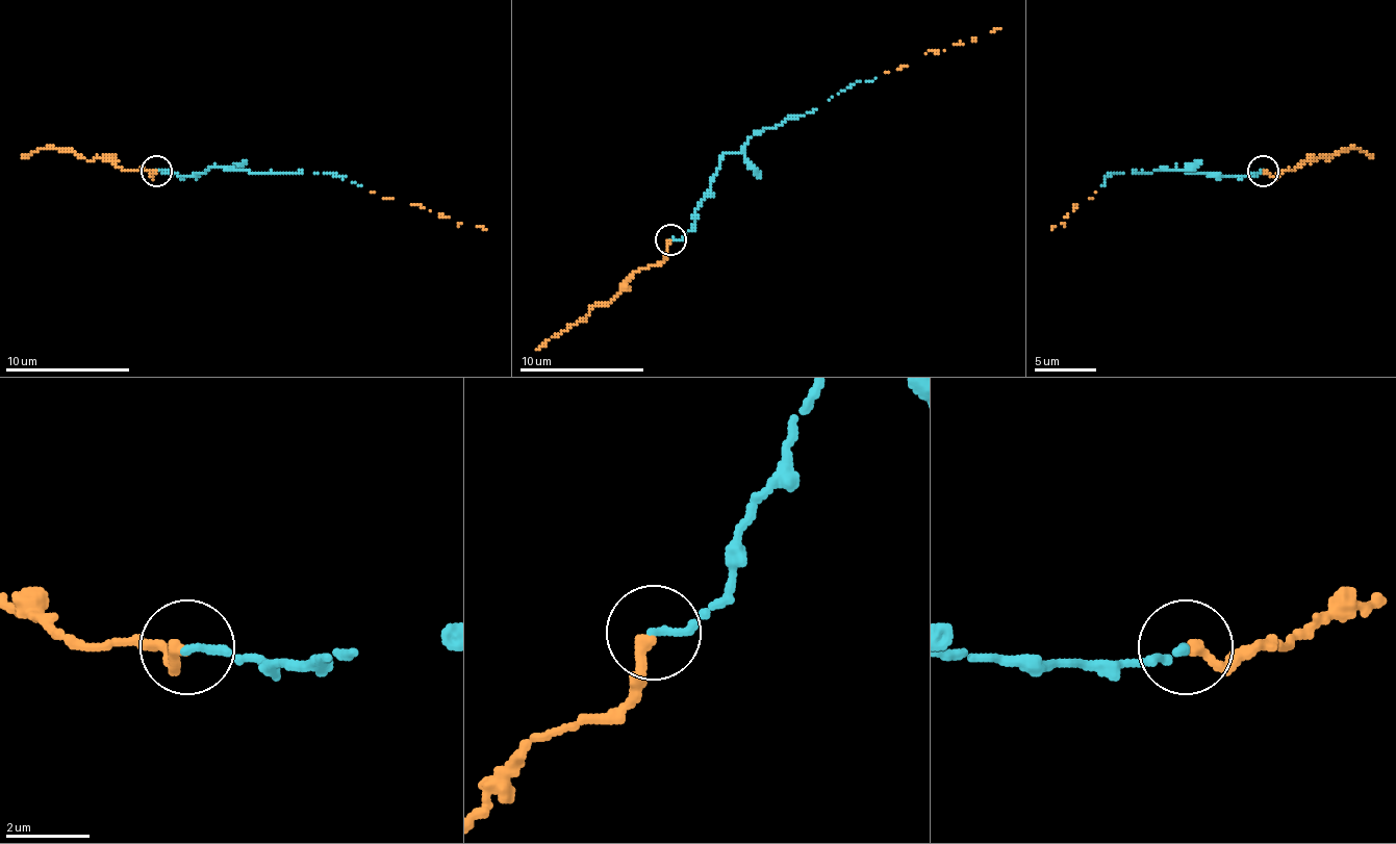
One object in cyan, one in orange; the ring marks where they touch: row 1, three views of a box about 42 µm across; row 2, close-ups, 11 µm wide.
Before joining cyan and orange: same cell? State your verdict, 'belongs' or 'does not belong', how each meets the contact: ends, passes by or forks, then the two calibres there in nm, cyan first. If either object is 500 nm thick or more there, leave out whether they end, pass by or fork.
belongs | cyan ends | orange ends | 200/300 nm

